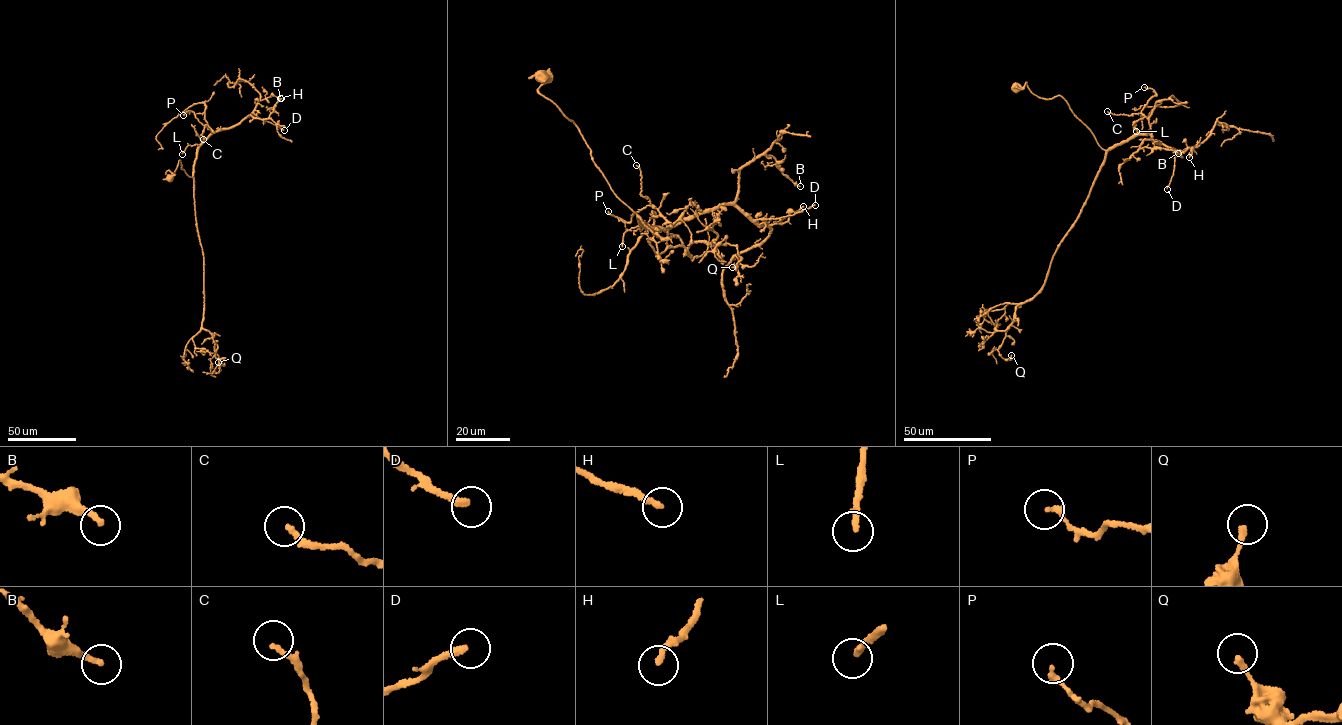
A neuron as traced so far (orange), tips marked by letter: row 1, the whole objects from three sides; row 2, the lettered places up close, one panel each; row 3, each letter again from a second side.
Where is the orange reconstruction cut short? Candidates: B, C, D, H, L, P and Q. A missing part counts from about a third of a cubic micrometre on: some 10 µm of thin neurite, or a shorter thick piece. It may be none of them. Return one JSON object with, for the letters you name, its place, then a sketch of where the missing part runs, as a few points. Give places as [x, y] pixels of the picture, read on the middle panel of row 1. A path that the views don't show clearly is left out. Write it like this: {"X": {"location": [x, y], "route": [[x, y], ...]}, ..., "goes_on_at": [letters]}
{"D": {"location": [815, 205], "route": [[815, 205], [834, 199], [855, 181]]}, "H": {"location": [803, 206]}, "goes_on_at": ["D", "H"]}

